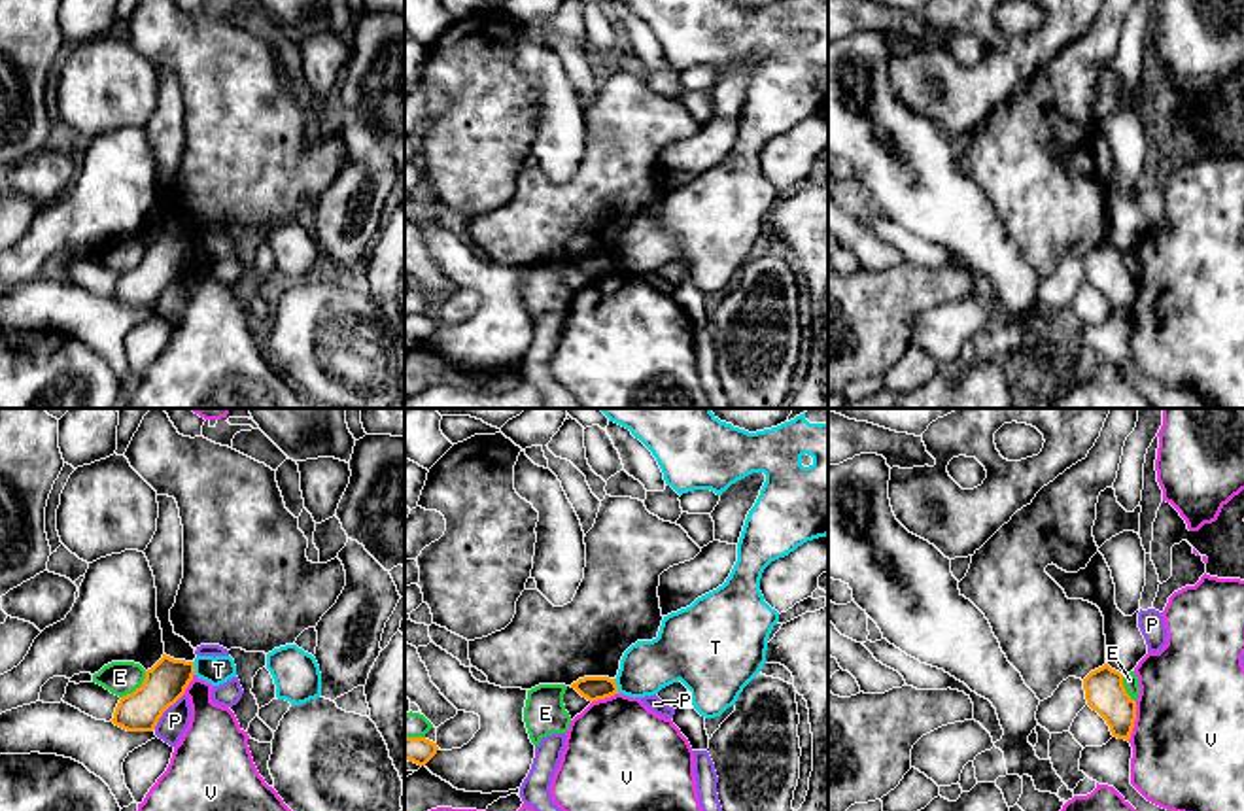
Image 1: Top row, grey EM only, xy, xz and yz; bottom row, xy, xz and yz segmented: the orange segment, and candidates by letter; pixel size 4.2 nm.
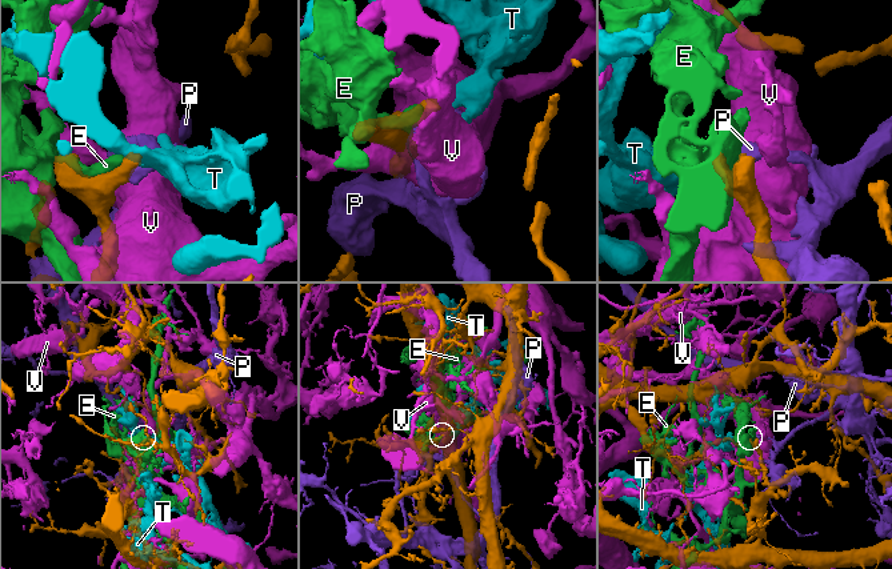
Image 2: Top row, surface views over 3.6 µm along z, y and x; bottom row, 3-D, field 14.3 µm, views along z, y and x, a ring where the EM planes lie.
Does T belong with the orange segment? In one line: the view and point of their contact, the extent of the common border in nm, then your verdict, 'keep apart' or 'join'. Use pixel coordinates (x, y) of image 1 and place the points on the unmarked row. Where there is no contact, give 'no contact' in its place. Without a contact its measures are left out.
contact xz (617, 263); length 70 nm; keep apart

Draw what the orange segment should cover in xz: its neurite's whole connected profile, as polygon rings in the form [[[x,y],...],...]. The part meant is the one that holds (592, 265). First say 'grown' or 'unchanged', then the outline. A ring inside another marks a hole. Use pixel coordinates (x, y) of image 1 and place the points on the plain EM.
unchanged; [[[584,253],[571,261],[588,278],[597,278],[618,270],[614,255],[609,253]]]

